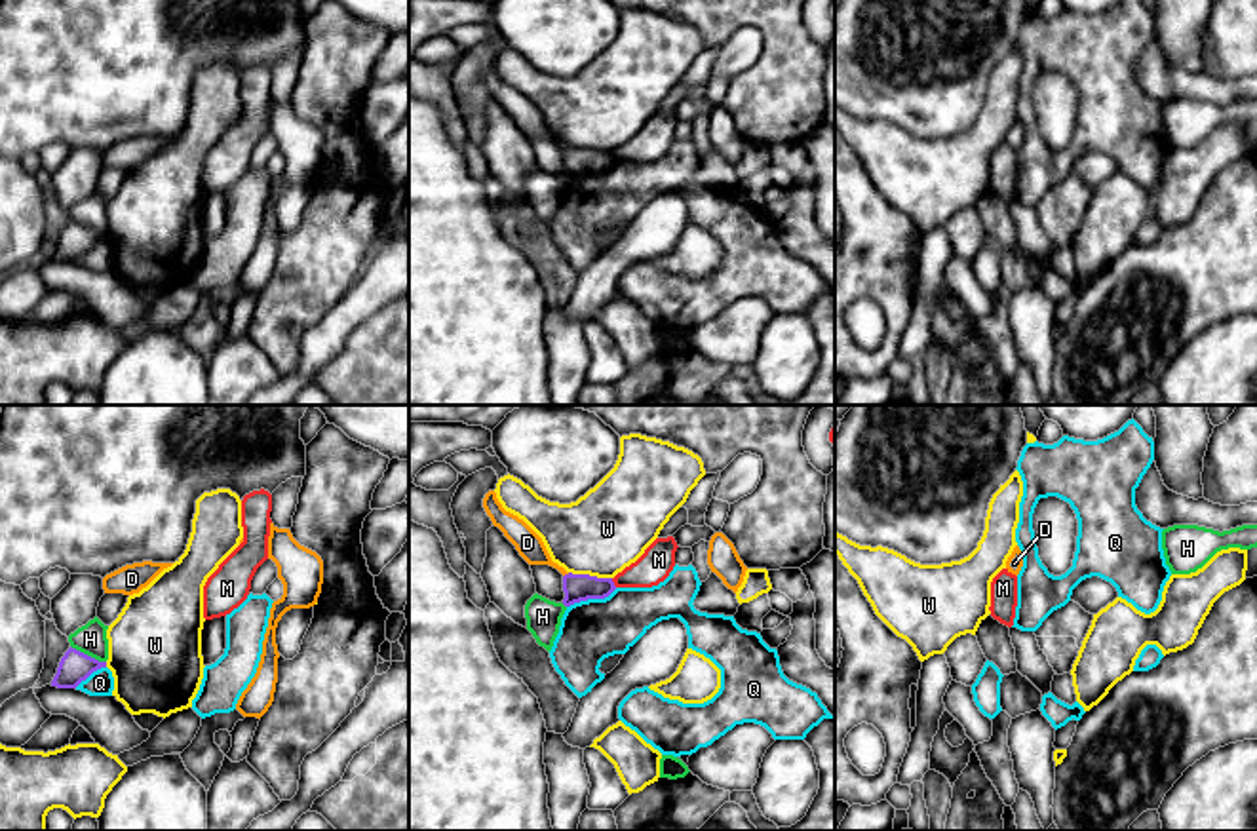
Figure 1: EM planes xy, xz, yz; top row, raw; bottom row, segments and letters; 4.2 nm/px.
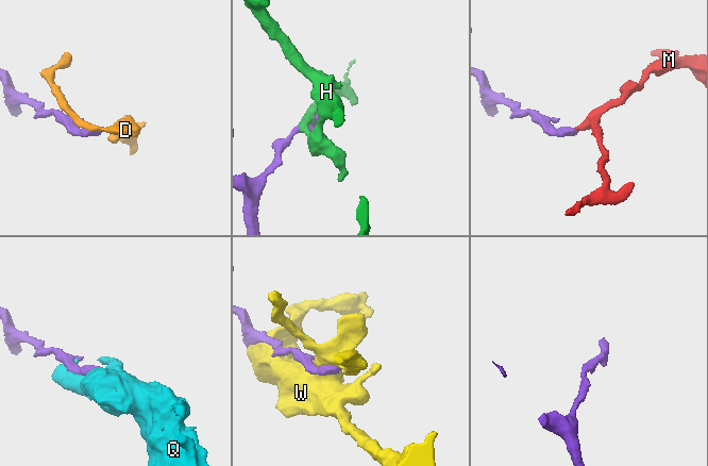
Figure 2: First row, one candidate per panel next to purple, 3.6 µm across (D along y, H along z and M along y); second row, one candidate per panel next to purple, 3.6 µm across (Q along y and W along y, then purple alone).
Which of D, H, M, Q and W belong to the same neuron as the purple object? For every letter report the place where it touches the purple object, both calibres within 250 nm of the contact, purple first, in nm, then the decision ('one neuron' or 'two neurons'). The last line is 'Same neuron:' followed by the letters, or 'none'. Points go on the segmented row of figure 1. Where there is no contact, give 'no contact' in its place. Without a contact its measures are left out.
D: xz (565, 575) | 120/110 nm | two neurons
H: xy (86, 655) | 140/130 nm | two neurons
M: xz (613, 582) | 120/140 nm | two neurons
Q: xz (592, 598) | 120/260 nm | two neurons
W: xz (588, 575) | 120/360 nm | two neurons
Same neuron: none

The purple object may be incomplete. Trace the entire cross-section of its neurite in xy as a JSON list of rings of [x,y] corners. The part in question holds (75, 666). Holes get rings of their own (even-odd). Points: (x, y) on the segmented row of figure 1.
[[[70,647],[59,662],[51,686],[76,688],[82,681],[86,681],[93,671],[101,667],[106,667],[106,662],[99,662]]]

